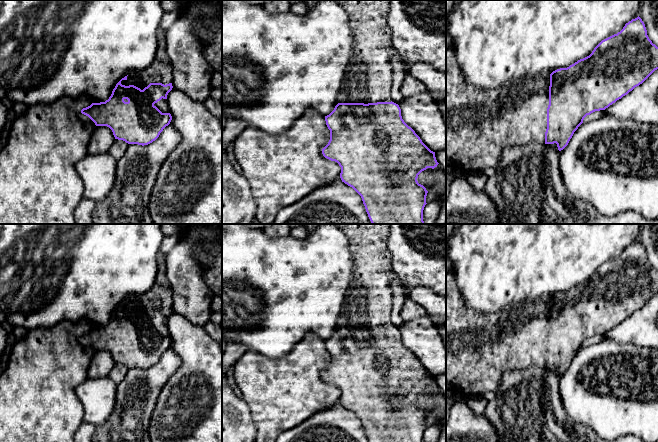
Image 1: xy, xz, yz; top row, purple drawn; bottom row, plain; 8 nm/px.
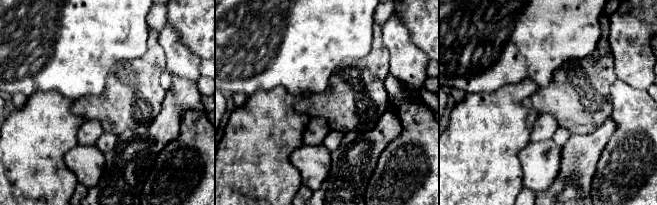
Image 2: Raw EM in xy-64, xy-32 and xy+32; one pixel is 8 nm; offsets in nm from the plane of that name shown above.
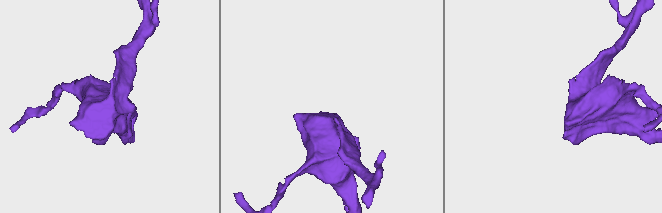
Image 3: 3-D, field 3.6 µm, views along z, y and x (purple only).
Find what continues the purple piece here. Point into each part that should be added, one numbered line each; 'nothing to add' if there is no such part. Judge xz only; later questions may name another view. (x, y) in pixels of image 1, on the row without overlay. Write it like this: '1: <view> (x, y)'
1: xz (369, 298)

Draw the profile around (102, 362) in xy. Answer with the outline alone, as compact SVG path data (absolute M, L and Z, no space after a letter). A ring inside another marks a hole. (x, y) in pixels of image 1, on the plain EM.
M97 350L88 369L88 378L96 379L108 376L115 361L107 350Z

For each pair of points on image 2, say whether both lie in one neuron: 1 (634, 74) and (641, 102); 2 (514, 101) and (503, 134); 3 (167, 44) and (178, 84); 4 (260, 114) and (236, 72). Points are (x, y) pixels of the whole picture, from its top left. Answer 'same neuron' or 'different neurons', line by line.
1: different neurons
2: same neuron
3: different neurons
4: different neurons

